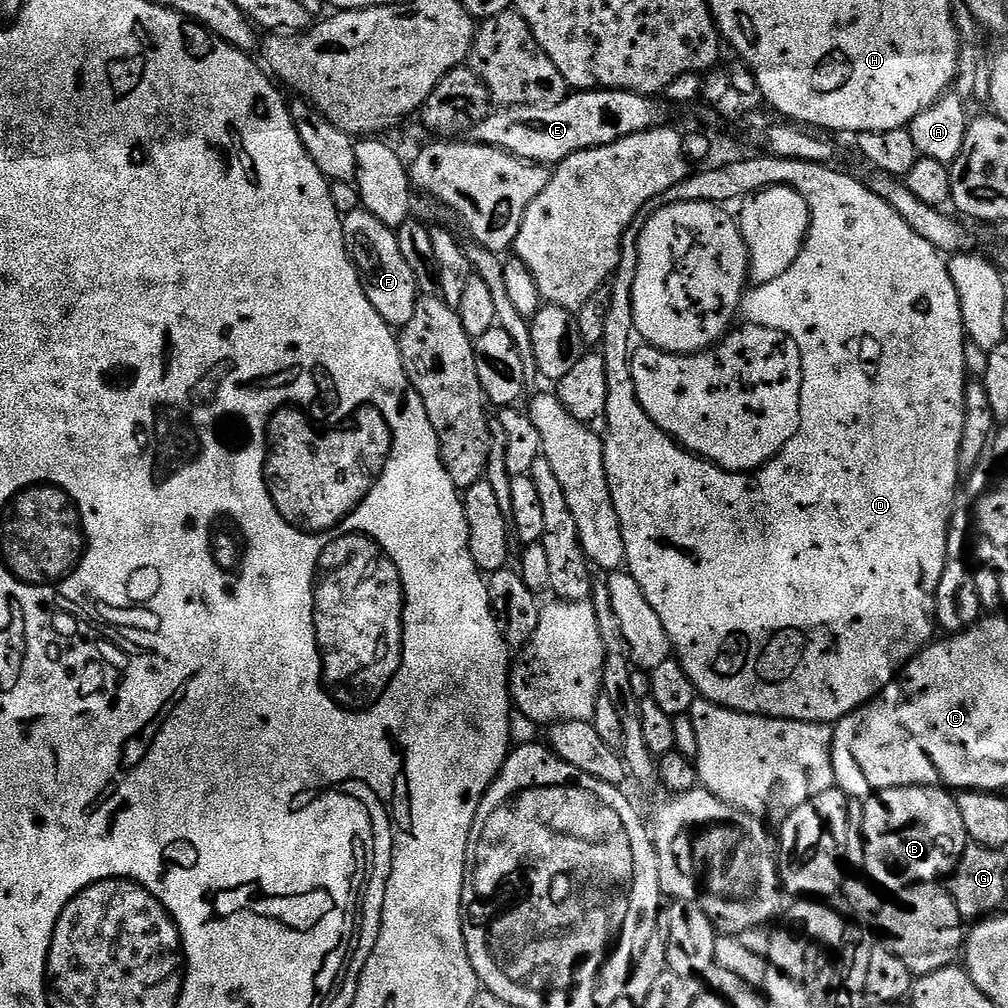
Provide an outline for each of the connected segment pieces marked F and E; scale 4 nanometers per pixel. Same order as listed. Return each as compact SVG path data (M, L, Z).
M363 206L342 219L348 257L360 275L362 290L366 298L370 298L370 306L374 306L374 310L378 310L380 317L394 330L404 328L406 322L414 318L418 289L410 265L402 254L399 235L390 226L386 226L386 222L374 218L374 214L367 212Z
M613 88L576 90L557 104L527 104L521 108L493 111L486 119L471 125L471 139L477 144L501 148L519 160L555 166L582 150L601 148L627 136L649 132L651 128L665 127L669 123L669 105L661 100L656 96Z

